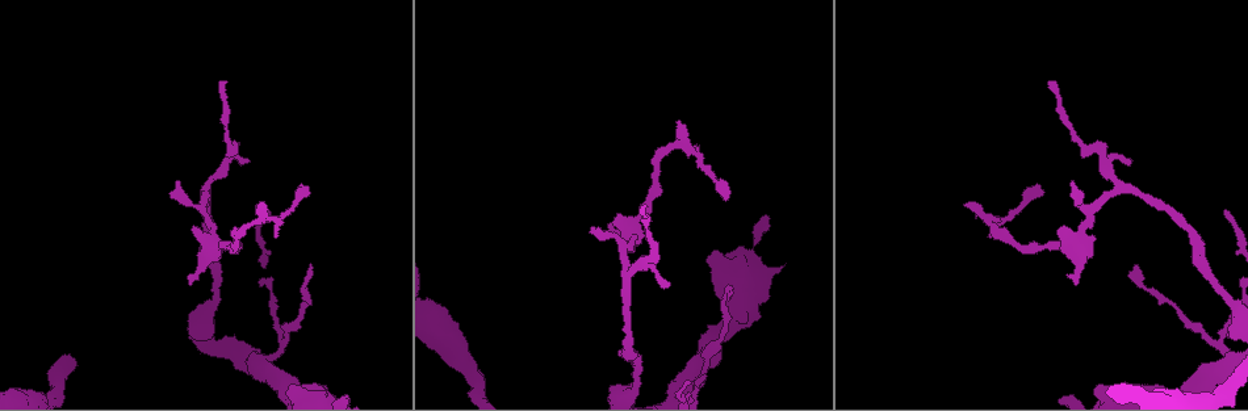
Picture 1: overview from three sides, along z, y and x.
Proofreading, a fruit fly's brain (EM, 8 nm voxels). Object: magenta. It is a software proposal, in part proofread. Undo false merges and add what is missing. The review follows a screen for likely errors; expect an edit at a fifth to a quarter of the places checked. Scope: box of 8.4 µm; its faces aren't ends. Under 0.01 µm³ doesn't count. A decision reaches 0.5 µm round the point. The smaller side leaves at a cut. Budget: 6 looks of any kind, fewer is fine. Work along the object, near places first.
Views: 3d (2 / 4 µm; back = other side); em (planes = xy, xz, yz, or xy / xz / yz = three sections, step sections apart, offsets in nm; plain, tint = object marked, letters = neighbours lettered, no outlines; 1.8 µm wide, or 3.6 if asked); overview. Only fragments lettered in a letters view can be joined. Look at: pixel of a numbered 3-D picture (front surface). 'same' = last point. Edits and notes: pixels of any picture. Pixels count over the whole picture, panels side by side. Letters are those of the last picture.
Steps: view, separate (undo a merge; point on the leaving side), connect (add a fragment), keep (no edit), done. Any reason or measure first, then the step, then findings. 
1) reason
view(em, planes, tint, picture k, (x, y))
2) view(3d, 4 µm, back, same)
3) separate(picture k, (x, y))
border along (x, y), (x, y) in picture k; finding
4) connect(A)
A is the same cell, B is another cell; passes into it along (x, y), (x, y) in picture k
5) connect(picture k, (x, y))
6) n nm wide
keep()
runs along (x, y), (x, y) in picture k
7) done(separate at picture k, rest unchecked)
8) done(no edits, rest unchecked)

an open end
view(3d, 4 µm, picture 1, (1131, 162))

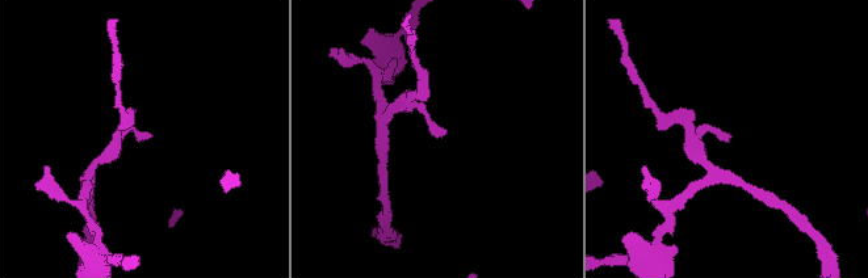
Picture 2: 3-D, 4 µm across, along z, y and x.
shape alone is not enough
view(em, planes, tint, picture 2, (445, 132))

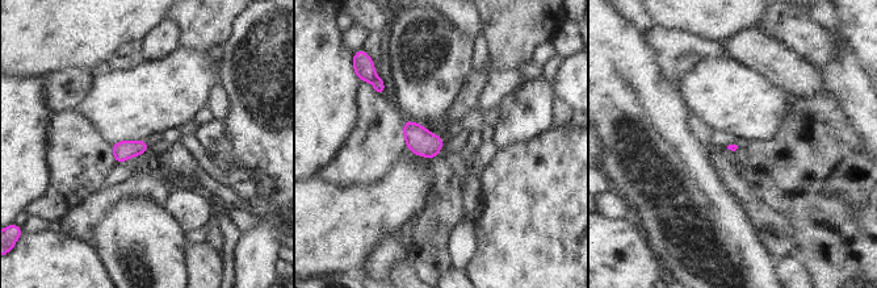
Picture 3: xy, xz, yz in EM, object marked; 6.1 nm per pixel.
see the neighbours
view(em, planes, letters, same)

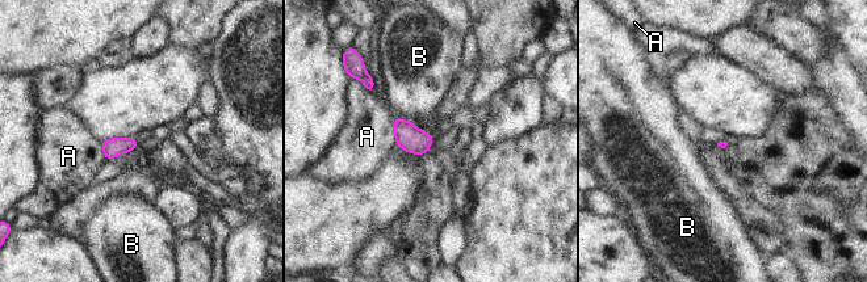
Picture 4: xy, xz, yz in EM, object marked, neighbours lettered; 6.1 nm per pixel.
keep()
A and B are other cells; border along (396, 116), (411, 122) in picture 4; no lettered fragment goes on from it

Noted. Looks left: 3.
sharp bend
view(3d, 2 µm, back, picture 1, (631, 229))

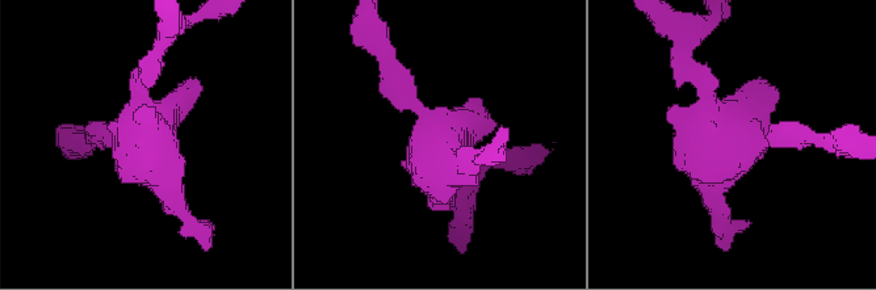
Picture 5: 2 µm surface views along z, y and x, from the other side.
now the EM
view(em, 3.6 µm, planes, letters, picture 5, (440, 153))

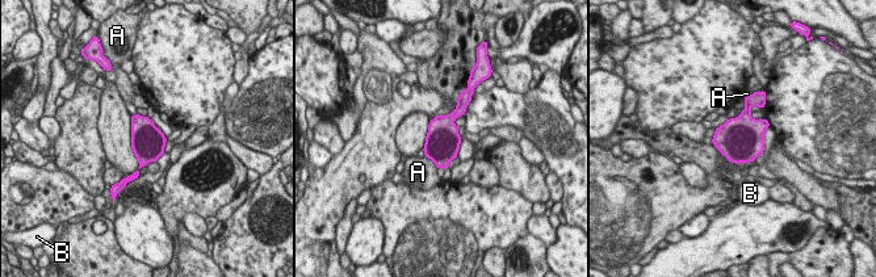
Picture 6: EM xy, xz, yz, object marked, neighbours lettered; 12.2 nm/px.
A touches over 220 nm
keep()
A and B are other cells; border along (426, 156), (438, 168) in picture 6; continuous, no second cell

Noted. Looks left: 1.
done(no edits, rest unchecked)

